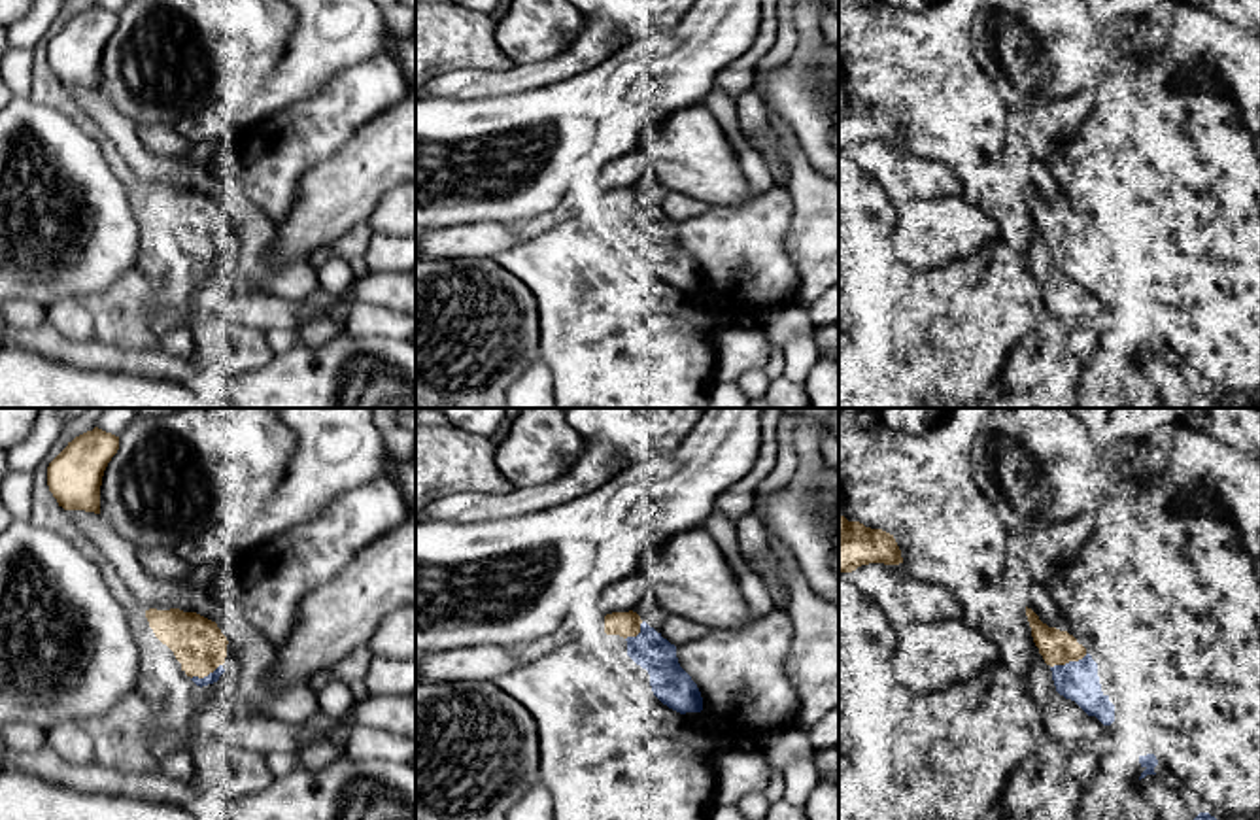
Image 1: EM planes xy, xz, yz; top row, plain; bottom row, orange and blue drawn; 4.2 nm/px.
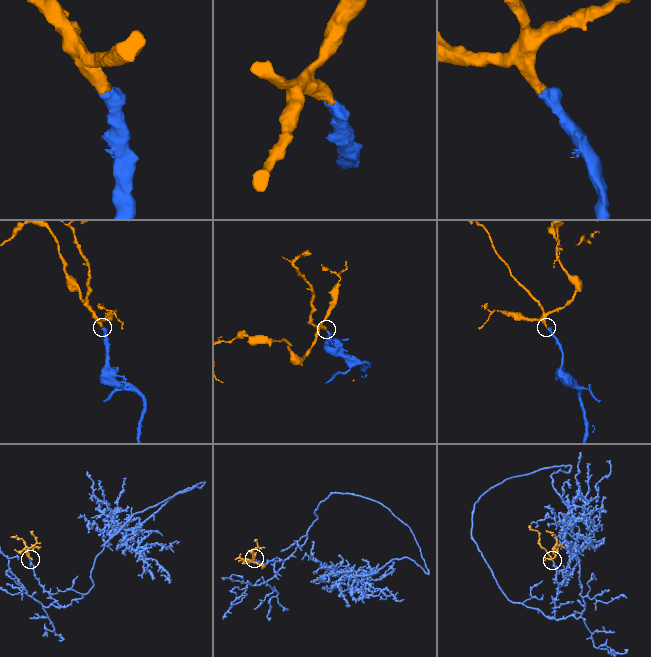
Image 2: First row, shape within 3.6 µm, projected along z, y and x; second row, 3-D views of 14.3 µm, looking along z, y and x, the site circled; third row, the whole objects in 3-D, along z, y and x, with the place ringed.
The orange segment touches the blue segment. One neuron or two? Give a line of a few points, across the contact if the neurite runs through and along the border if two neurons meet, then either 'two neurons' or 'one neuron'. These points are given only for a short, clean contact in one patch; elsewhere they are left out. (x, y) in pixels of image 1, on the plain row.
one neuron

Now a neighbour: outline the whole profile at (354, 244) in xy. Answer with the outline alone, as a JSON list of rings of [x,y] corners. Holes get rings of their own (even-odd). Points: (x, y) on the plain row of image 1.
[[[361,221],[355,227],[351,227],[346,234],[327,244],[327,248],[332,257],[338,257],[349,263],[357,257],[365,257],[372,234],[374,232],[368,221]]]

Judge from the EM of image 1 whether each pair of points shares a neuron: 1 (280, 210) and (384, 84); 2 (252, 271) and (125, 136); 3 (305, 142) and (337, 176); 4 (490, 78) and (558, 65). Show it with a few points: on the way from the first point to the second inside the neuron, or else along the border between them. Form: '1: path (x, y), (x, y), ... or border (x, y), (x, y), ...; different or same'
1: path (280, 174), (348, 104); same
2: path (252, 227), (212, 184), (180, 169), (165, 167); same
3: border (357, 131), (299, 180), (297, 195); different
4: path (507, 78), (541, 74); same

